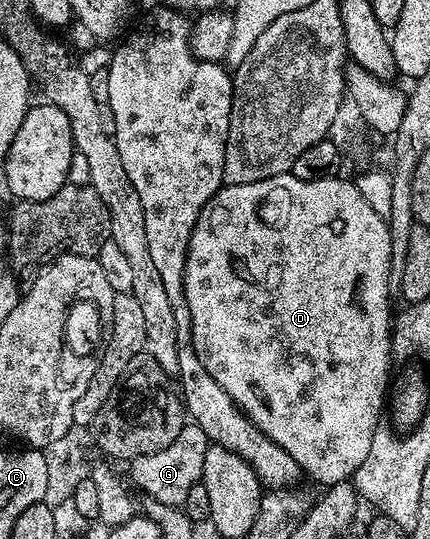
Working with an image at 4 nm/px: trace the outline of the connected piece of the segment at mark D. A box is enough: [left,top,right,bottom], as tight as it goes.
[184,173,394,487]

